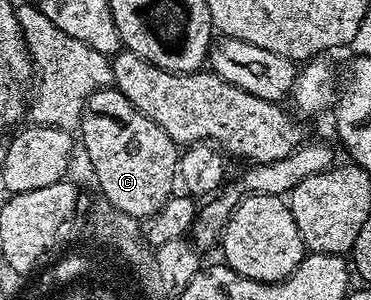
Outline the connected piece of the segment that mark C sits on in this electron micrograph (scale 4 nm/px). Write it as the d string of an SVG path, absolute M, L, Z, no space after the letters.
M114 86L103 88L86 100L83 106L83 118L79 121L77 132L81 137L82 151L84 148L88 158L91 159L91 168L95 171L96 182L99 183L98 191L117 210L138 218L153 216L165 206L176 191L180 145L175 144L173 138L169 138L169 134L165 134L165 130L157 126L157 122L141 114L141 110L137 110L133 102L129 102L129 98L125 98L125 94L121 94L118 88Z

